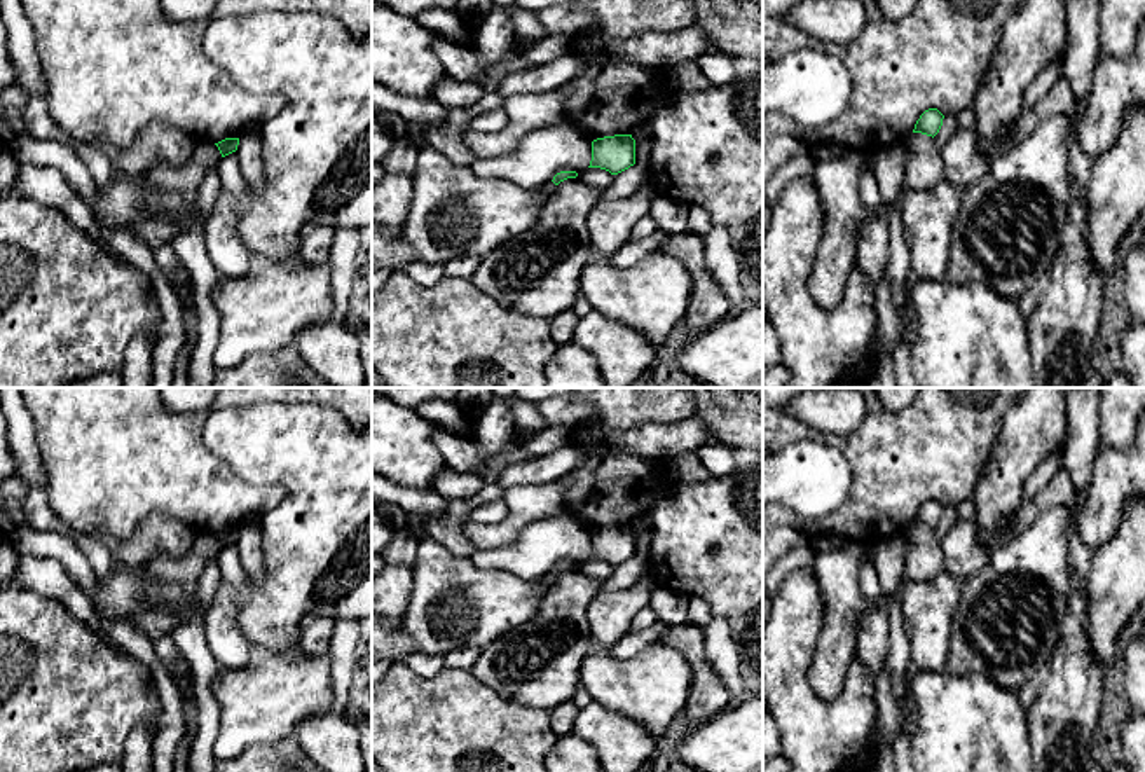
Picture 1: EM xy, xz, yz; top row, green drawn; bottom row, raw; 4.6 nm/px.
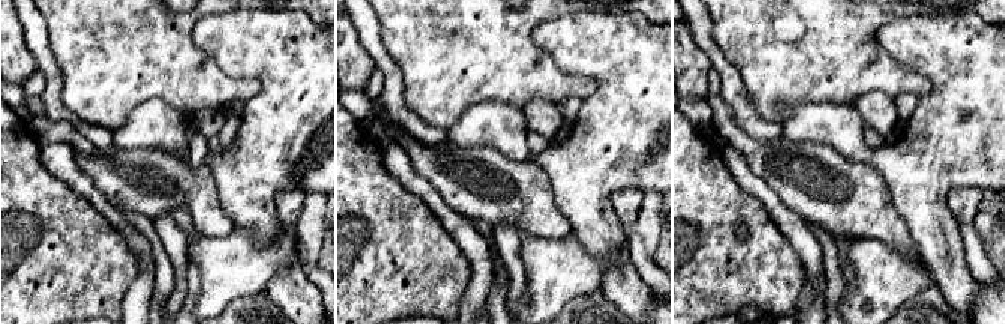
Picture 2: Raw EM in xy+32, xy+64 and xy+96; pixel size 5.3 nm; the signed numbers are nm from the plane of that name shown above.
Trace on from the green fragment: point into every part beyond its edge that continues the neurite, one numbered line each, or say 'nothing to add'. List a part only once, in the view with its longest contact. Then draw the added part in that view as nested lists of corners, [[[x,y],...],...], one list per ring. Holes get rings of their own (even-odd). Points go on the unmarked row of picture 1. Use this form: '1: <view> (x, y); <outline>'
nothing to add

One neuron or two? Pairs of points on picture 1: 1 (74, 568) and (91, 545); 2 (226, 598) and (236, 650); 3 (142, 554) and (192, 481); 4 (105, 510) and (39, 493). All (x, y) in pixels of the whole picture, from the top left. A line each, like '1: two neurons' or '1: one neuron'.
1: two neurons
2: one neuron
3: two neurons
4: two neurons

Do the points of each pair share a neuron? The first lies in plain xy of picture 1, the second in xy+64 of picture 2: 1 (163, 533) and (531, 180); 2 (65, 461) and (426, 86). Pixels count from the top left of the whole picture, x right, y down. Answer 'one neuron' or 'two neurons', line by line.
1: two neurons
2: one neuron

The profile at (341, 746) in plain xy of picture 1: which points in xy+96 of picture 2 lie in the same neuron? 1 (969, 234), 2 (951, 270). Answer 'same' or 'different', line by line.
1: different
2: same

